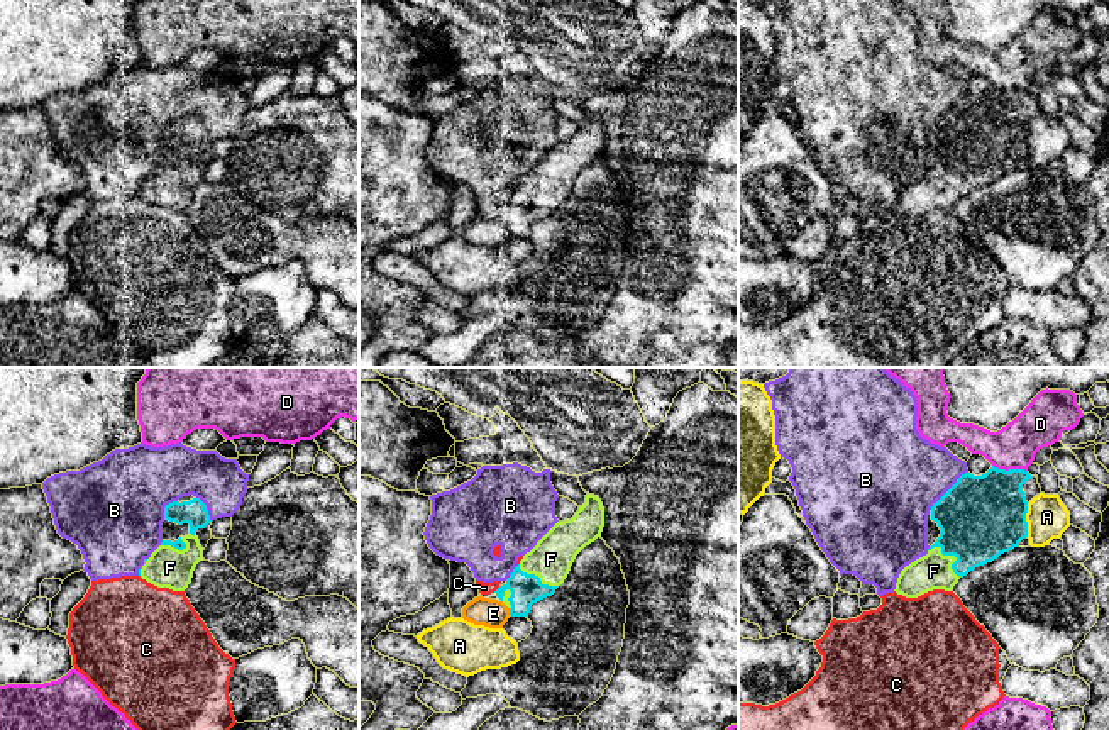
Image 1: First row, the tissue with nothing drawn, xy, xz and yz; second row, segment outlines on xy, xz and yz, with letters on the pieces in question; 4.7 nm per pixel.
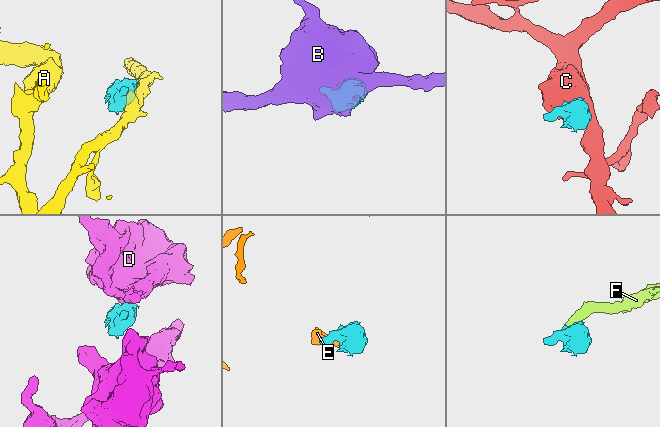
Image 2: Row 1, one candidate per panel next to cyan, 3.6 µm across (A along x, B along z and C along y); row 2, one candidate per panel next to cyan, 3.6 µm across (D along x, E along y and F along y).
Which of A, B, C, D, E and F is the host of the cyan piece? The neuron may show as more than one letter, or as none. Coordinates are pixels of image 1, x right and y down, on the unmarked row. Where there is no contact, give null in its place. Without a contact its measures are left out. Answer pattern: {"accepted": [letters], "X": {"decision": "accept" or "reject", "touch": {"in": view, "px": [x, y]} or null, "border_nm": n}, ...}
{"accepted": ["F"], "A": {"decision": "reject", "touch": {"in": "yz", "px": [1025, 141]}, "border_nm": 160}, "B": {"decision": "reject", "touch": {"in": "yz", "px": [948, 110]}, "border_nm": 260}, "C": {"decision": "reject", "touch": {"in": "xz", "px": [498, 209]}, "border_nm": 50}, "D": {"decision": "reject", "touch": {"in": "yz", "px": [1009, 90]}, "border_nm": 170}, "E": {"decision": "reject", "touch": {"in": "xz", "px": [510, 232]}, "border_nm": 40}, "F": {"decision": "accept", "touch": {"in": "yz", "px": [952, 175]}, "border_nm": 200}}

